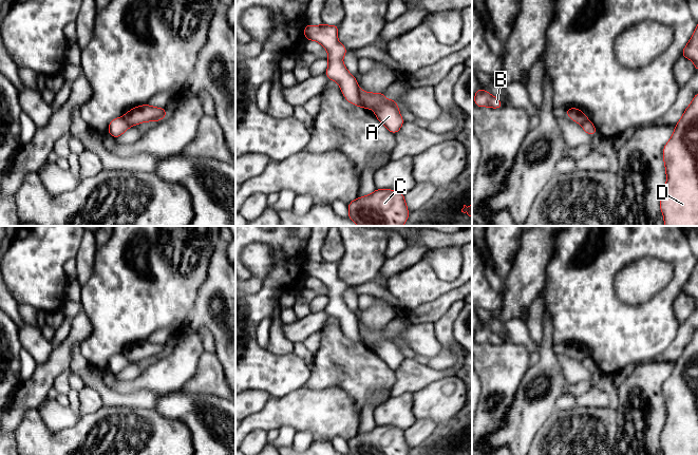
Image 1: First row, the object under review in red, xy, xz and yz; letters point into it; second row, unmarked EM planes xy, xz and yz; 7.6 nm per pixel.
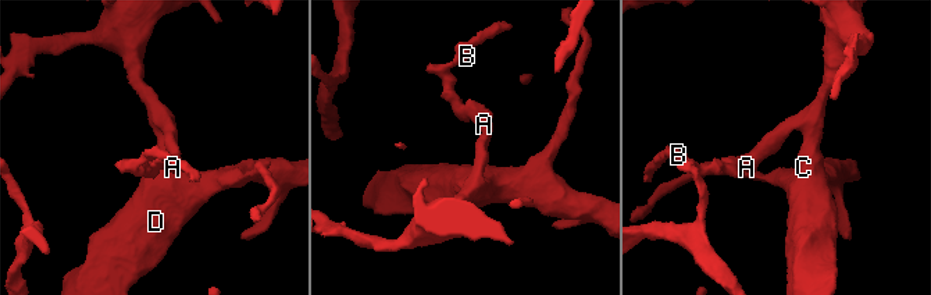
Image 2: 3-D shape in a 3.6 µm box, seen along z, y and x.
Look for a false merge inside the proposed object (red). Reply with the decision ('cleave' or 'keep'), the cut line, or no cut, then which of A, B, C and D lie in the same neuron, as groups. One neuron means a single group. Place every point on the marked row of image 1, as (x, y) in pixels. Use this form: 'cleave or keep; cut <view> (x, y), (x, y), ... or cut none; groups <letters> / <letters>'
cleave; cut xz (359, 90), (359, 96), (369, 108); groups A C D / B

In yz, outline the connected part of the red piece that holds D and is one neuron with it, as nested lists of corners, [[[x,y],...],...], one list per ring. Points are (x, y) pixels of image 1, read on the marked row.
[[[698,93],[663,148],[666,186],[660,200],[665,226],[698,226]]]

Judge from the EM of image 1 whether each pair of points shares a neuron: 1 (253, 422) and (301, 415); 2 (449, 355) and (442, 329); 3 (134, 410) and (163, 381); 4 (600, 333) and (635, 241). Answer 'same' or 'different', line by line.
1: same
2: same
3: different
4: same

